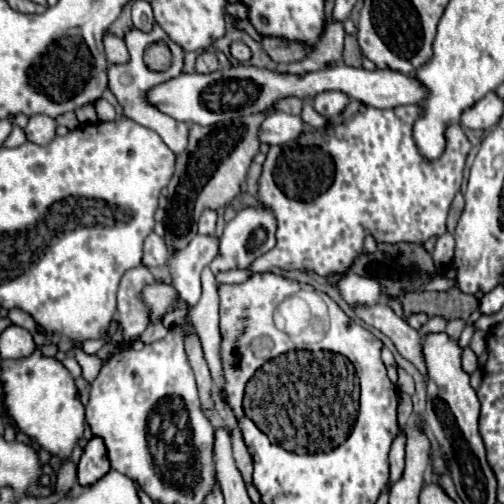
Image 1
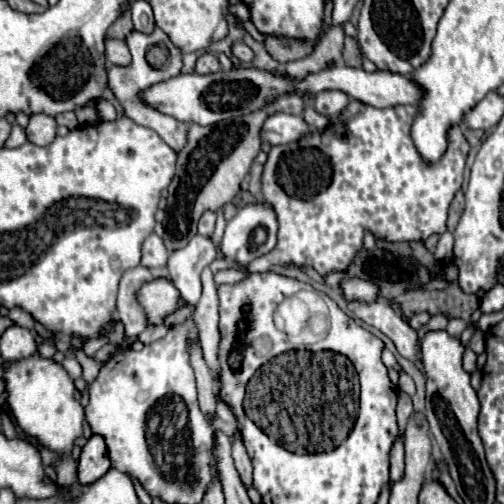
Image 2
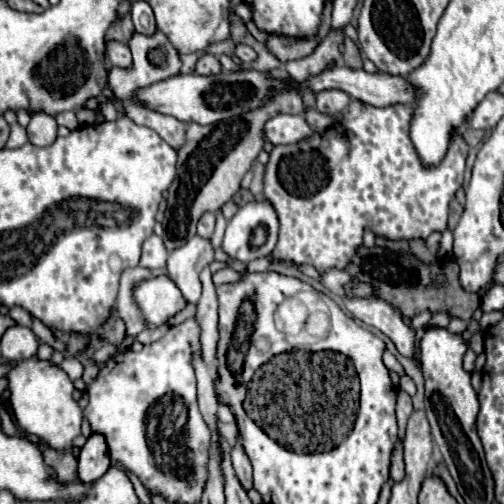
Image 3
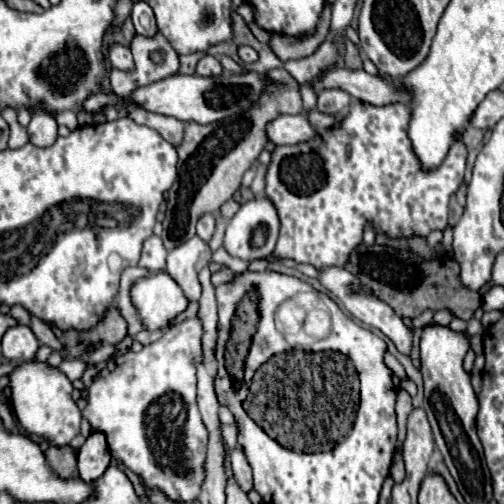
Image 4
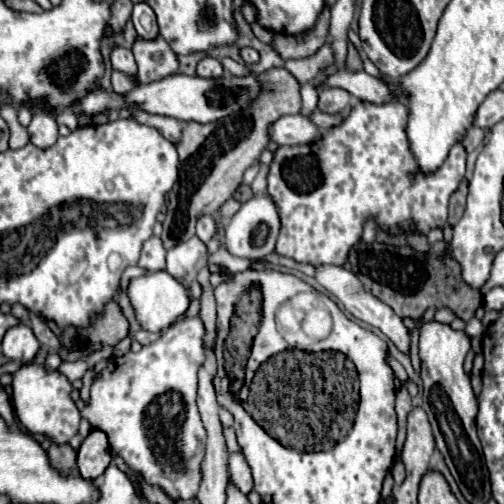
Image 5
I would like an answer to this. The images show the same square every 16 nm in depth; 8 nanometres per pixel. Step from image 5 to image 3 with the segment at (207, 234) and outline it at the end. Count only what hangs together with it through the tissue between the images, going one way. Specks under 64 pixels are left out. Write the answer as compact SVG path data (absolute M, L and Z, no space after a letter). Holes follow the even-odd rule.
M204 214L200 220L198 220L198 236L202 236L202 238L210 238L212 236L212 232L214 232L214 222L216 222L216 218L214 218L214 214Z

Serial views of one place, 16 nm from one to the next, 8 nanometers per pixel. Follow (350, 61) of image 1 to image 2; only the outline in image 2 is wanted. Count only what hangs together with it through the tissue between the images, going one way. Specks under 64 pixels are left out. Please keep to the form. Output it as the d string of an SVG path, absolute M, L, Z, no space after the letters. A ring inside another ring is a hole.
M348 36L344 40L344 62L346 62L346 66L354 66L354 68L358 68L360 62L362 62L362 56L360 56L356 40L352 40Z

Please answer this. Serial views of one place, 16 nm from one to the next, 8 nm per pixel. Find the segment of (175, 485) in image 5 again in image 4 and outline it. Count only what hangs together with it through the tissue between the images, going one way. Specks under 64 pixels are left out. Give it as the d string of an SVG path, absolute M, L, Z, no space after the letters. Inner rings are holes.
M186 318L170 326L160 340L144 346L140 352L130 350L122 356L112 356L92 382L88 406L82 410L92 430L106 434L112 458L120 458L146 486L162 490L170 500L196 500L204 480L202 464L206 458L208 430L196 406L196 362L202 362L202 332L198 318ZM168 394L178 394L178 400L158 400Z

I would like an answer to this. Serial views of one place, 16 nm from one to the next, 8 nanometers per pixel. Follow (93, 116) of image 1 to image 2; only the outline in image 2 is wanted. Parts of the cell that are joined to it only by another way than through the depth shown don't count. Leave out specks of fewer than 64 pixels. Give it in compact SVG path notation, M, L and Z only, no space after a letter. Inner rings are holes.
M84 106L76 111L76 117L80 126L96 124L98 116L95 108Z

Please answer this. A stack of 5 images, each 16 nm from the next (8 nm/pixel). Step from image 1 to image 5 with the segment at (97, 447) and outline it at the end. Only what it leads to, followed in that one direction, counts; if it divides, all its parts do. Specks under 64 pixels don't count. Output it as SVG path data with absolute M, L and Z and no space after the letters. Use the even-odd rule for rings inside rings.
M92 428L90 434L84 438L82 446L78 448L80 474L88 480L98 478L106 470L110 460L112 460L112 454L110 454L110 444L106 434L102 430Z

